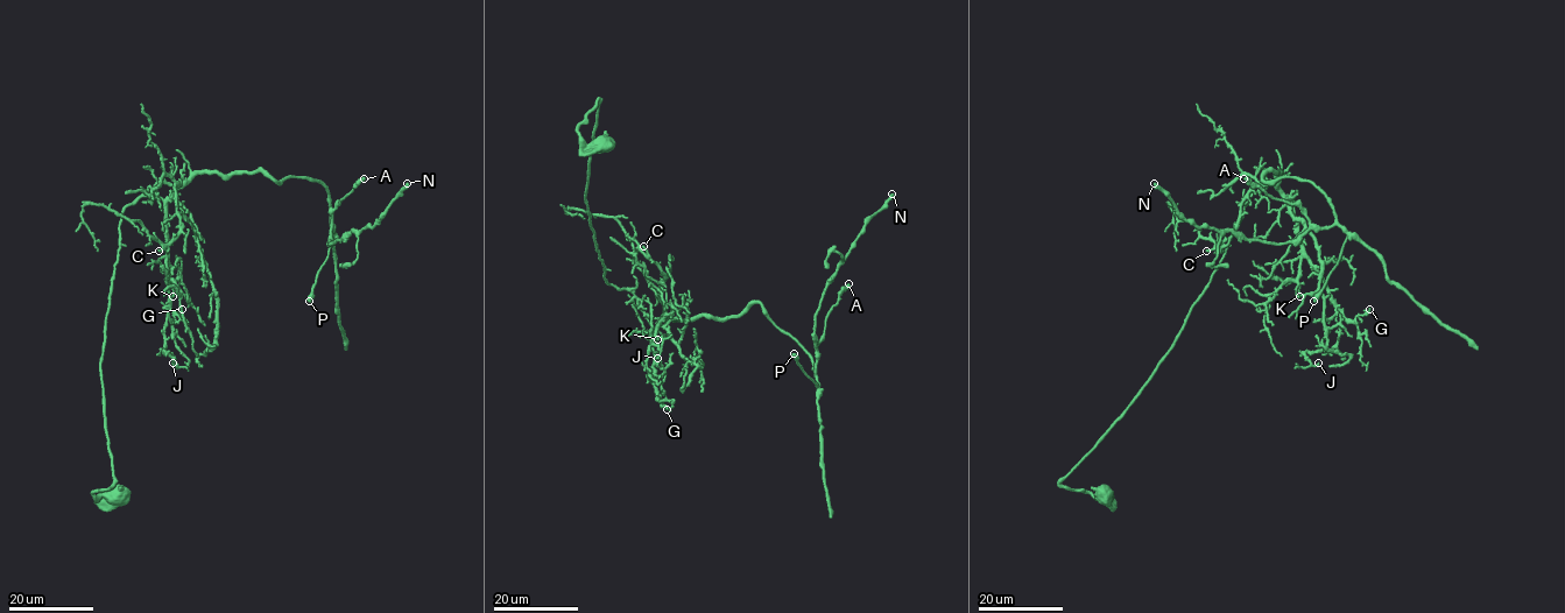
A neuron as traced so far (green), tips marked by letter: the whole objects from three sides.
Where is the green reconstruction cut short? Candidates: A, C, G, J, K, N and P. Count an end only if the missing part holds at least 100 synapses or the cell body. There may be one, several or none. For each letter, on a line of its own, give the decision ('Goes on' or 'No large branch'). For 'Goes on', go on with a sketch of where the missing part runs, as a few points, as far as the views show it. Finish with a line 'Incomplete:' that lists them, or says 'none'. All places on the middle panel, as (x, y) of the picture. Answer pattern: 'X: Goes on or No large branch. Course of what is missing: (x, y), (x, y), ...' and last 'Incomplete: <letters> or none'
A: No large branch
C: No large branch
G: No large branch
J: No large branch
K: No large branch
N: No large branch
P: No large branch
Incomplete: none

